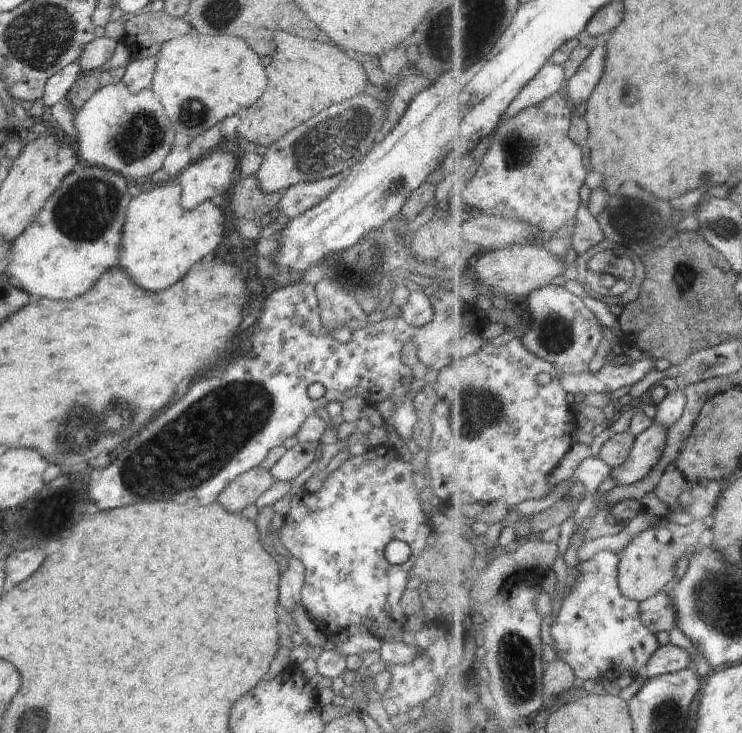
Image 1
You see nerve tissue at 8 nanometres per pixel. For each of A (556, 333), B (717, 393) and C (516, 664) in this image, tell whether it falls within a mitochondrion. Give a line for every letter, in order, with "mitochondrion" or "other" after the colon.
A: mitochondrion
B: other
C: mitochondrion

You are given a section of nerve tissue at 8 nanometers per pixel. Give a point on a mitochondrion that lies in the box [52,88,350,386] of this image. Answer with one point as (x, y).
(140, 135)

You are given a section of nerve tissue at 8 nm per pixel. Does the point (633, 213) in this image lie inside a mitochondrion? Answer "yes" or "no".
yes

